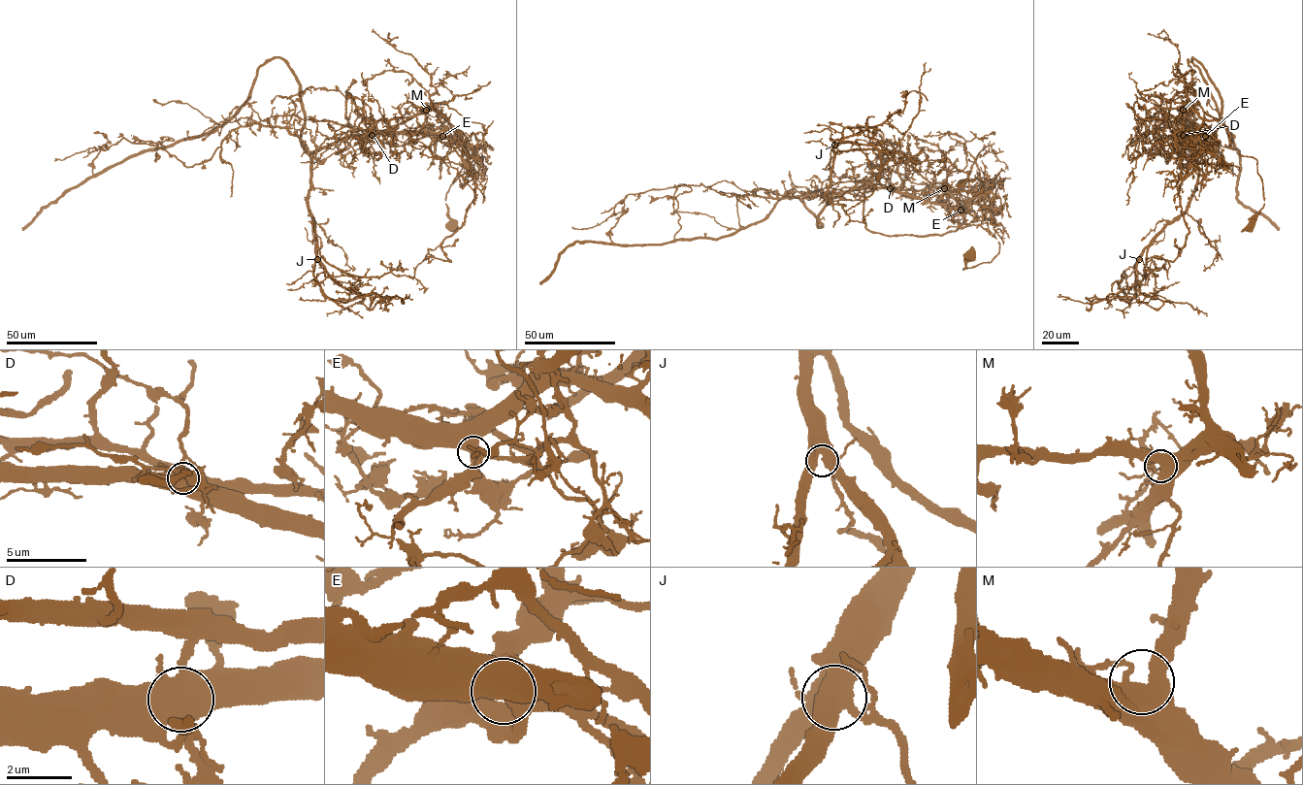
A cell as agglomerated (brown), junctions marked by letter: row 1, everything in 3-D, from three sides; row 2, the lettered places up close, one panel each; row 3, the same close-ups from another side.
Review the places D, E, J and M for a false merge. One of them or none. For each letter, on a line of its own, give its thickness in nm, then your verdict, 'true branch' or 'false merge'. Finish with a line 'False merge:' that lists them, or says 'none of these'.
D: calibre 500 nm; false merge
E: calibre 480 nm; true branch
J: calibre 480 nm; true branch
M: calibre 480 nm; true branch
False merge: D

